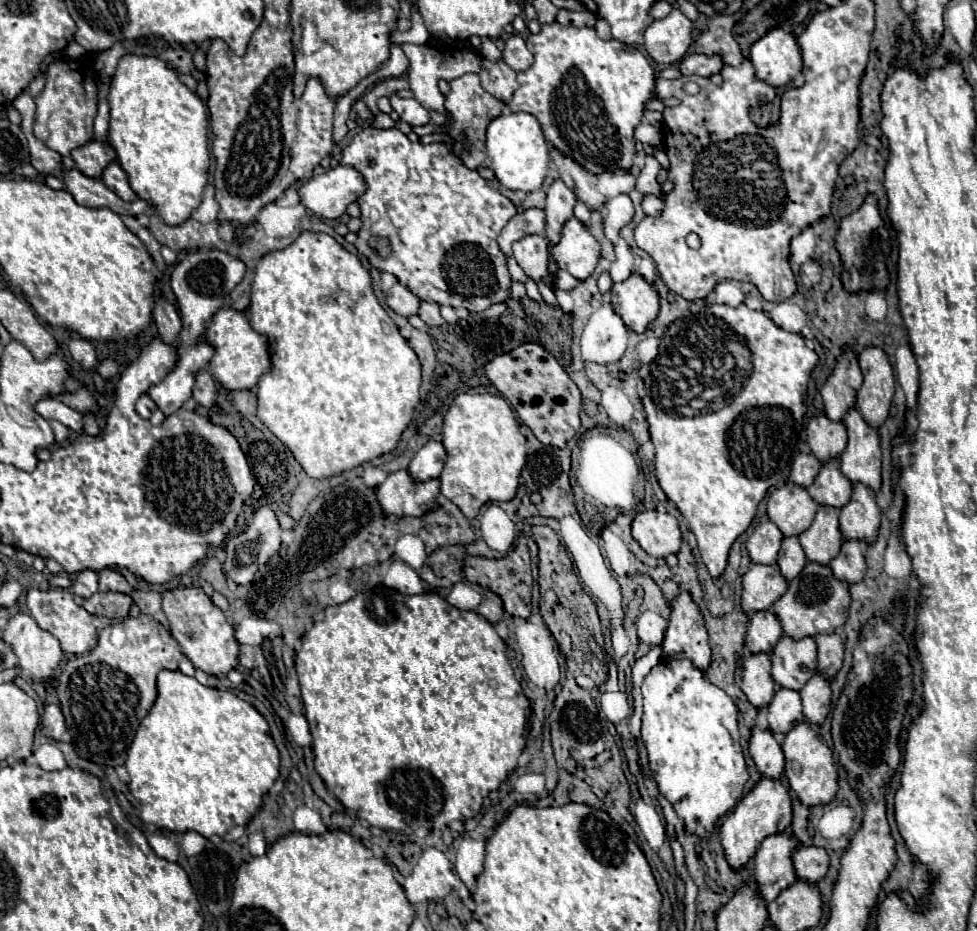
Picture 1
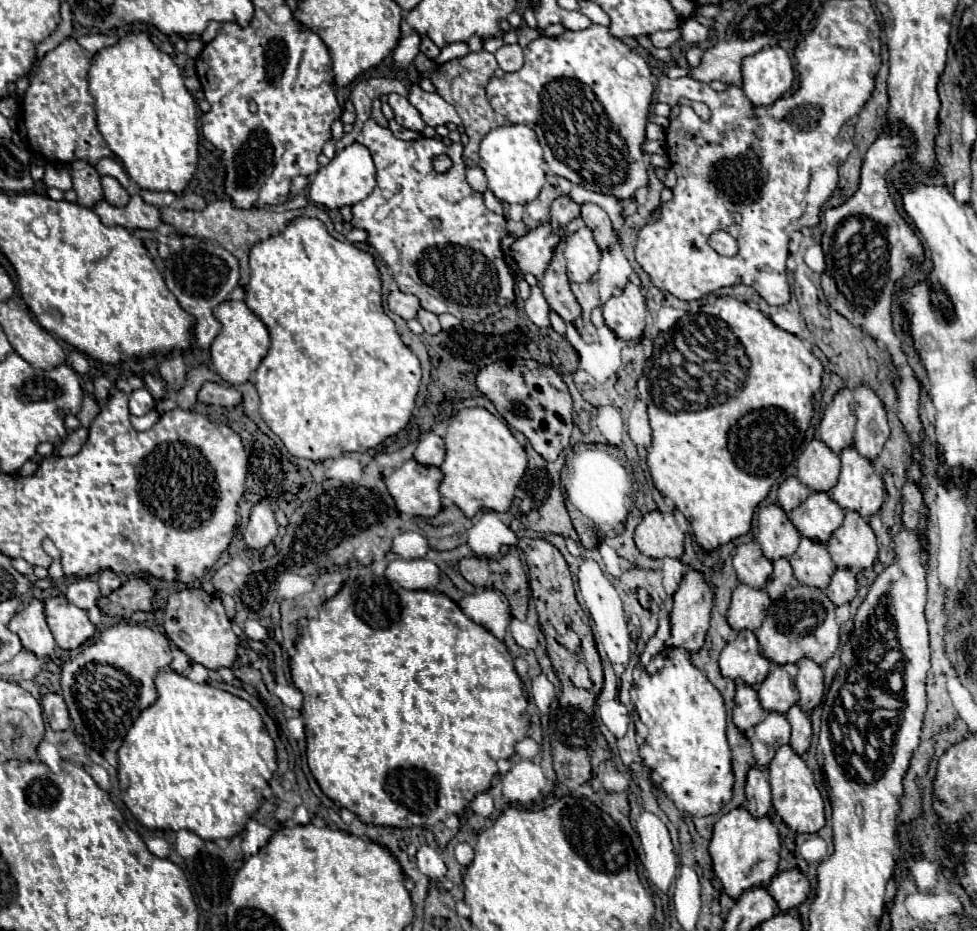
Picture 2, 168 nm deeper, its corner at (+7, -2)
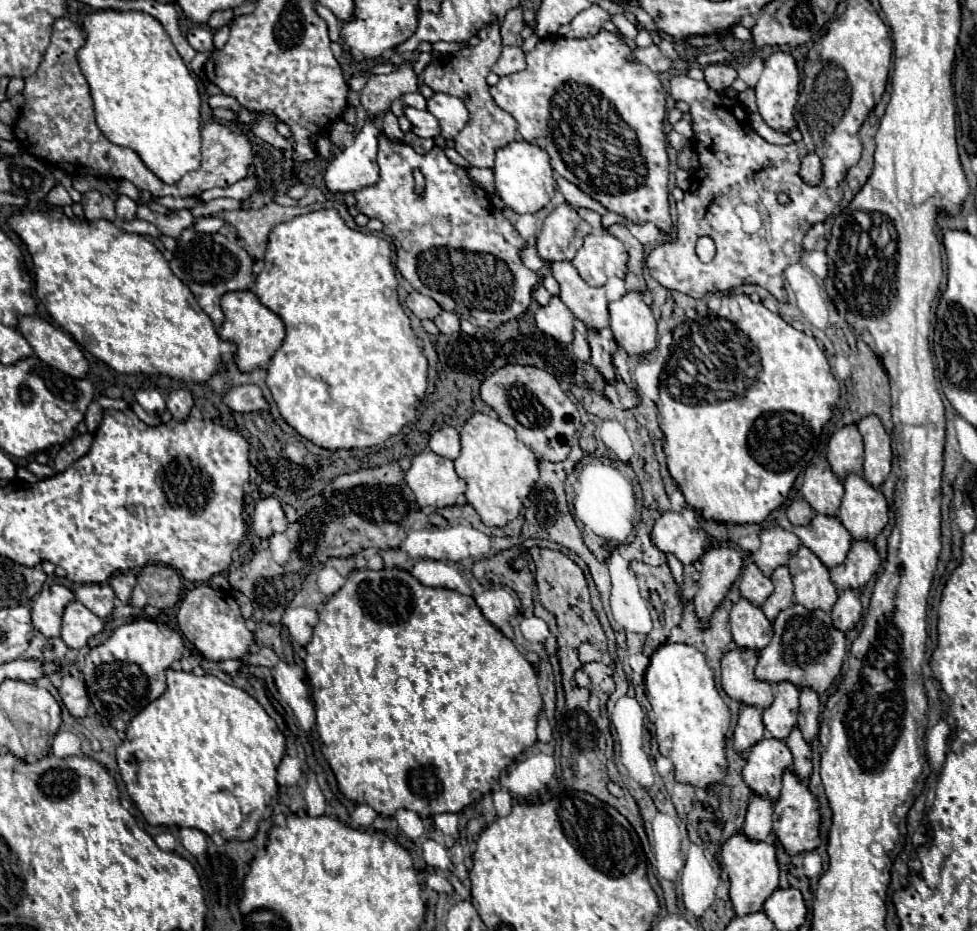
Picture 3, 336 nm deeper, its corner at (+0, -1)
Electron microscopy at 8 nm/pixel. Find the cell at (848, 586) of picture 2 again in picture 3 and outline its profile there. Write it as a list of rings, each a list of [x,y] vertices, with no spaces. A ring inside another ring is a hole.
[[[849,589],[839,595],[839,599],[831,611],[833,627],[847,633],[857,627],[857,623],[861,621],[861,613],[863,613],[863,609],[859,603],[859,595],[857,595],[857,591]]]

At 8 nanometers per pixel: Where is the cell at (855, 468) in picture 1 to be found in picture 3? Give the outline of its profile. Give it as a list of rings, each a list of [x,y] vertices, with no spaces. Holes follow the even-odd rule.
[[[851,473],[843,487],[845,495],[837,513],[839,521],[853,541],[873,541],[889,521],[881,491],[873,489],[859,473]]]

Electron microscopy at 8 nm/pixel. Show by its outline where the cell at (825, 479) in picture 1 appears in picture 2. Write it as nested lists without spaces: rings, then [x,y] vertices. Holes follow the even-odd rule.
[[[810,492],[810,496],[790,512],[790,520],[802,536],[826,542],[842,524],[844,508],[830,492]]]

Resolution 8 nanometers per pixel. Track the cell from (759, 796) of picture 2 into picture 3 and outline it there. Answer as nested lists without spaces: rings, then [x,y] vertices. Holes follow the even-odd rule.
[[[753,795],[747,807],[747,817],[745,817],[745,825],[743,825],[743,835],[749,841],[767,841],[767,837],[771,835],[771,813],[773,813],[773,805],[769,801],[765,801],[763,797]]]

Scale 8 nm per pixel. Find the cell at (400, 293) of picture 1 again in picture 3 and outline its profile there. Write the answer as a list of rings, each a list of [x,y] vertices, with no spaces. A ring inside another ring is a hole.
[[[411,293],[407,297],[407,307],[419,317],[419,319],[435,319],[441,313],[441,307],[437,305],[437,301],[433,301],[431,297],[425,297],[421,293]]]

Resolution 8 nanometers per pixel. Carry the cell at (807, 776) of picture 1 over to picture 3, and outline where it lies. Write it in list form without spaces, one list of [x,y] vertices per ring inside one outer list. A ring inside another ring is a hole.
[[[785,771],[781,797],[773,807],[773,833],[777,837],[777,843],[781,843],[781,847],[789,855],[797,855],[797,853],[803,853],[803,851],[813,851],[821,841],[819,839],[819,823],[821,823],[821,815],[819,815],[819,805],[817,805],[815,797],[807,789],[807,785],[803,785],[795,777],[795,773]]]

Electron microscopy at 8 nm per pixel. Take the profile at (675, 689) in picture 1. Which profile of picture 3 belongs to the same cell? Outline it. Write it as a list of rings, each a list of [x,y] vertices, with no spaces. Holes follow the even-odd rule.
[[[665,643],[651,657],[645,683],[655,713],[659,751],[673,761],[677,781],[695,787],[717,785],[725,777],[725,733],[731,713],[715,689],[705,655],[693,645]]]

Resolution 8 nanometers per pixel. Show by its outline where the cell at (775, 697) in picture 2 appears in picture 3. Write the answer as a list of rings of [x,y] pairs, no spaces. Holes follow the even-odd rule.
[[[779,683],[773,705],[763,711],[763,725],[767,735],[785,741],[791,729],[797,725],[799,713],[799,691],[789,683]]]

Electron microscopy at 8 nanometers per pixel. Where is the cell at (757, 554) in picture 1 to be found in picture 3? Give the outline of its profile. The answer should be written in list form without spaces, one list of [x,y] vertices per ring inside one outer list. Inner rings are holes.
[[[747,563],[741,575],[739,591],[741,591],[741,597],[745,597],[751,605],[761,607],[763,601],[773,593],[773,583],[757,569],[755,563]]]

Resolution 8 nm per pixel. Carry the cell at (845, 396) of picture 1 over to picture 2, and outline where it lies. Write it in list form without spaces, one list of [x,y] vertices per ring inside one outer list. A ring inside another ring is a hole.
[[[842,388],[834,394],[832,402],[824,410],[824,418],[820,422],[820,438],[834,450],[840,452],[842,448],[852,444],[854,436],[854,396],[850,388]]]

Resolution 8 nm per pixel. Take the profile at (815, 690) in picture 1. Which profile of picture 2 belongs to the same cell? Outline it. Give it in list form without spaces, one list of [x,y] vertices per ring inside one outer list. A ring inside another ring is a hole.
[[[798,702],[786,712],[786,718],[790,720],[792,726],[792,736],[790,736],[790,746],[798,754],[804,754],[810,746],[812,740],[812,722],[810,722],[810,710],[804,710]]]

